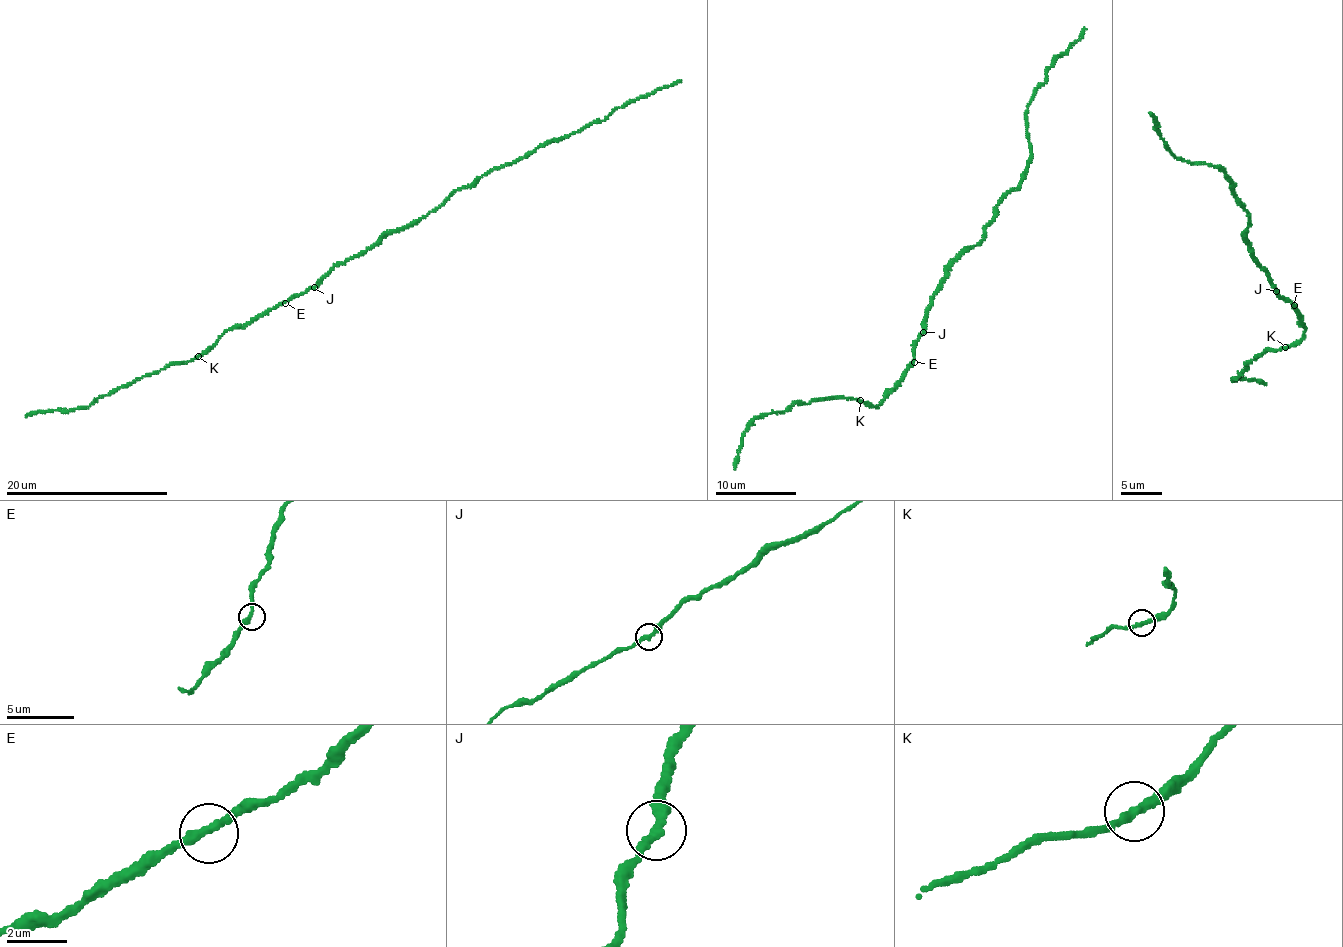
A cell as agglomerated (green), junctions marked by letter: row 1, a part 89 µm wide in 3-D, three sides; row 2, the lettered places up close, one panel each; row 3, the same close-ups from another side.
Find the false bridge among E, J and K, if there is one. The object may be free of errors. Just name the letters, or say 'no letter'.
no letter

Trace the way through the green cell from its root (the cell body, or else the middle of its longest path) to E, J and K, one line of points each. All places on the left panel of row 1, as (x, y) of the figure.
E: (355, 257), (341, 262), (322, 281), (285, 303)
J: (355, 257), (333, 268), (313, 287)
K: (355, 257), (333, 268), (313, 287), (246, 324), (234, 326), (198, 356)

